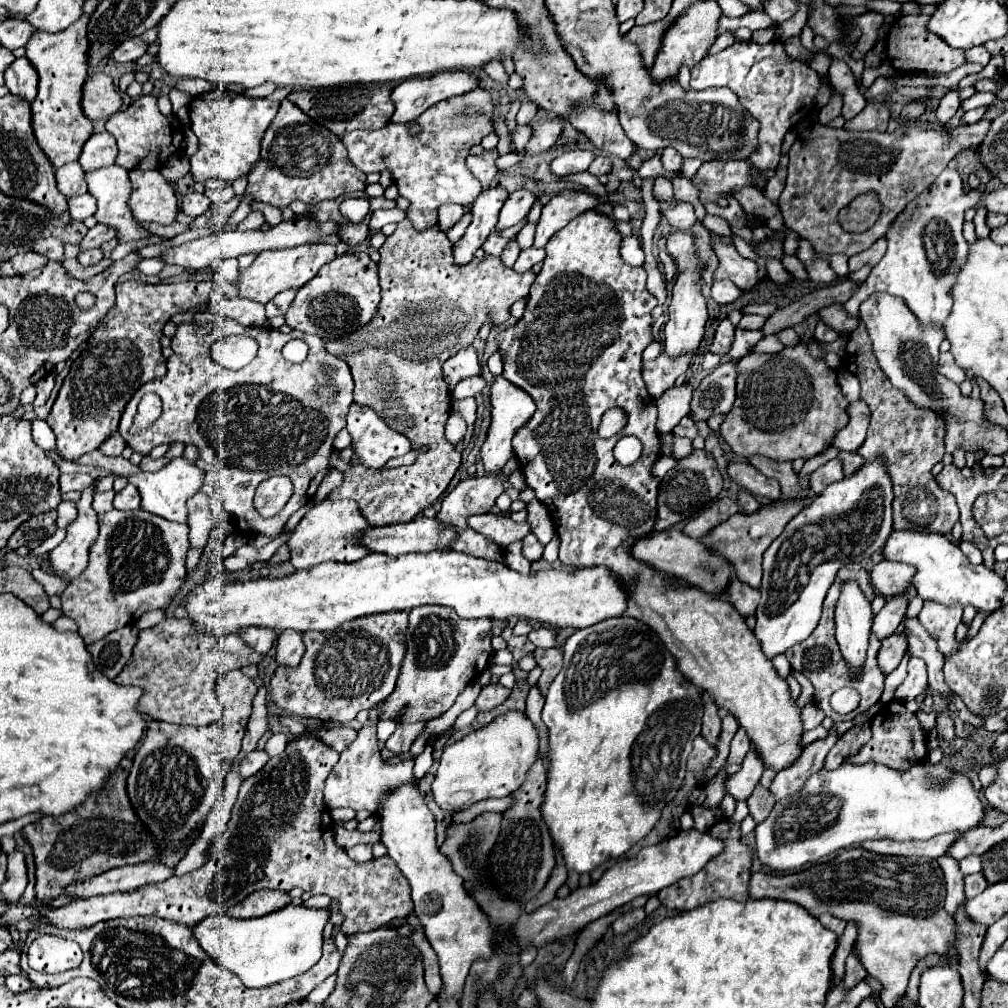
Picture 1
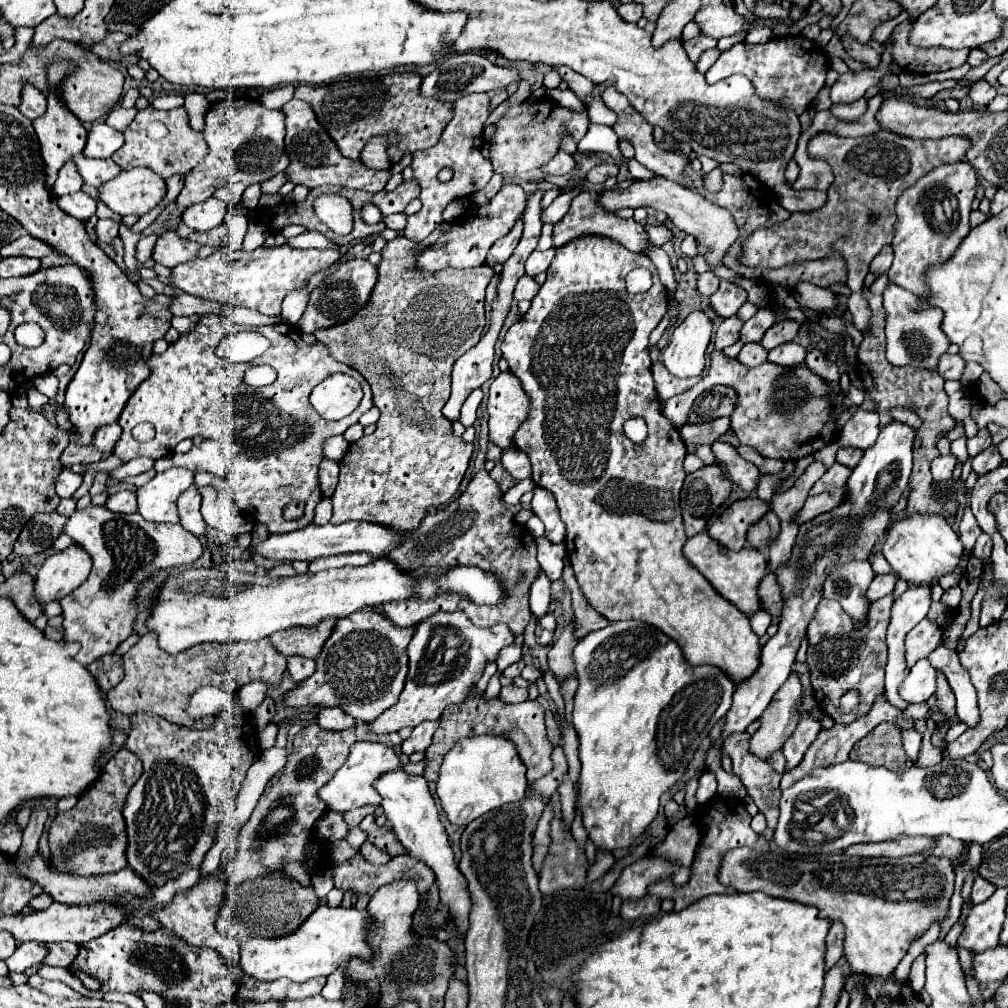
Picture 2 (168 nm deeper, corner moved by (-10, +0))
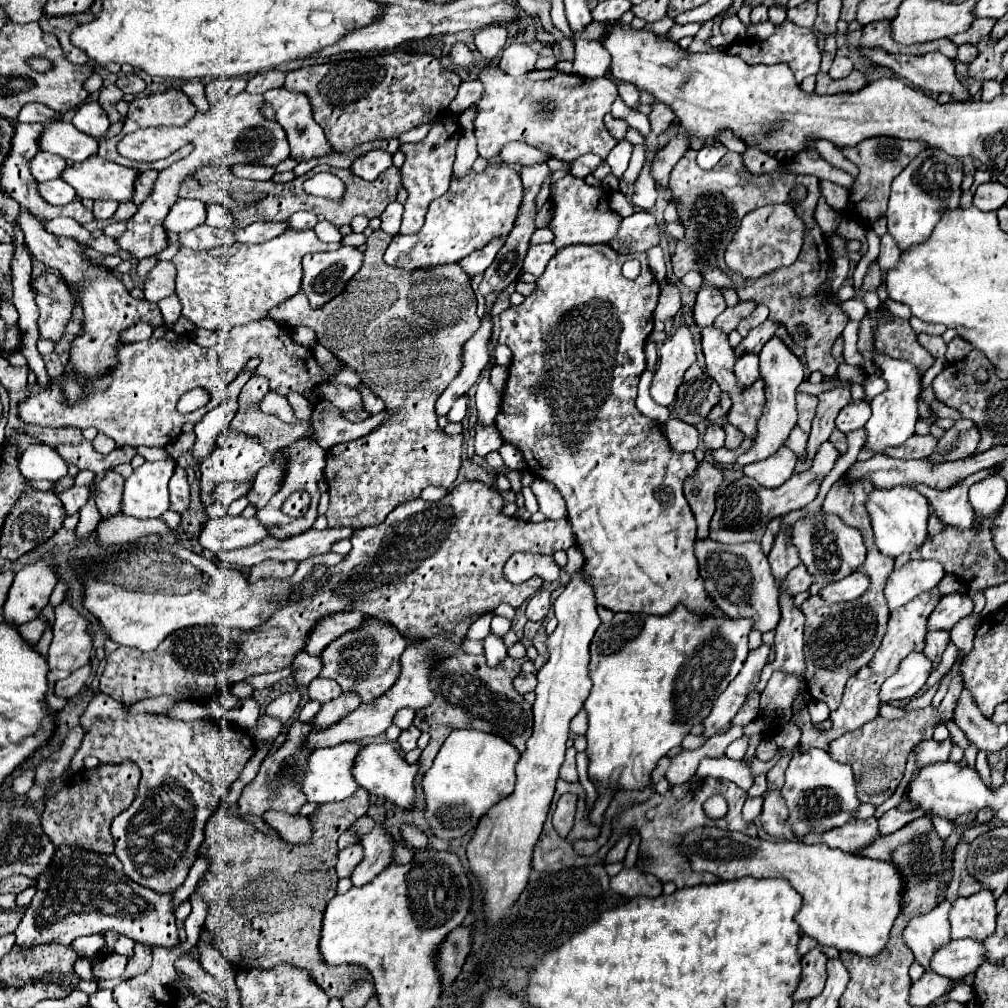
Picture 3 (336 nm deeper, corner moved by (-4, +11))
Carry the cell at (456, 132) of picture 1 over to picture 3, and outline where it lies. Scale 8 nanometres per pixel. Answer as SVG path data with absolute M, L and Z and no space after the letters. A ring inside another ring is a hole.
M444 116L436 120L432 126L430 134L414 144L404 144L402 150L406 154L406 162L400 168L402 172L402 186L408 190L408 200L404 202L404 220L402 220L402 234L414 234L422 228L426 208L430 206L432 200L442 196L452 180L452 164L454 164L454 154L456 154L456 144L458 138L462 136L462 128L454 116Z

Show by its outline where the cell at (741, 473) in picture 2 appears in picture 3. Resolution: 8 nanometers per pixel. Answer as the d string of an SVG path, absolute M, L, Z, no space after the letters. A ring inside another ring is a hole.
M708 424L706 426L706 434L704 434L704 448L706 450L718 450L724 446L724 432L720 426L716 424Z

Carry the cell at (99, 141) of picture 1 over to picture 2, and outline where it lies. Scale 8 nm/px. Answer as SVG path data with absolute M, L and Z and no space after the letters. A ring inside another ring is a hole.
M94 123L88 131L88 143L84 147L84 155L92 159L108 159L124 145L124 137L120 131L112 129L106 123Z

